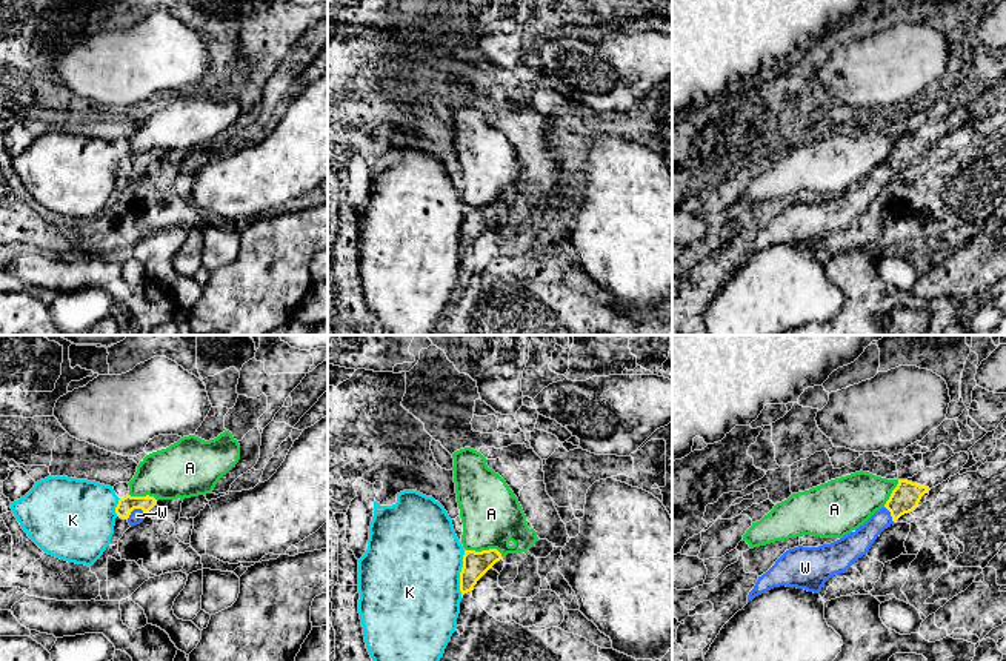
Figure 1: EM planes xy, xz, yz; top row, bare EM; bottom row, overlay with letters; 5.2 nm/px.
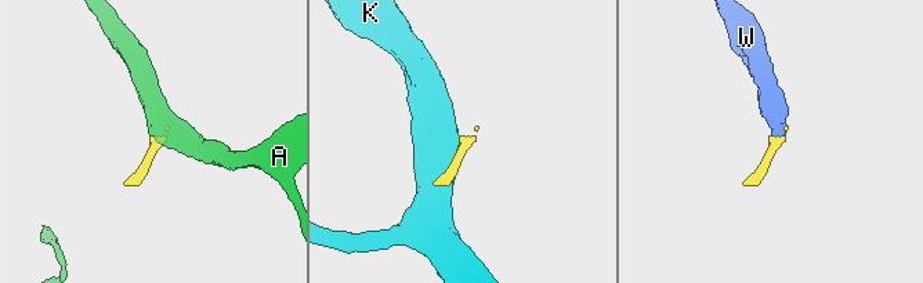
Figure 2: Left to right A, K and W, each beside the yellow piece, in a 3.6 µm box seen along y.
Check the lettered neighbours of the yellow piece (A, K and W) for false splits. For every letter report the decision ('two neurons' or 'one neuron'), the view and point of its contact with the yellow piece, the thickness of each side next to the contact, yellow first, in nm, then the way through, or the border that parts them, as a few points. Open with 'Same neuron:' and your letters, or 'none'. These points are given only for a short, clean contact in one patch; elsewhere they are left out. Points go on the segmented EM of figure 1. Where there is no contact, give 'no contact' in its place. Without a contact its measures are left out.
Same neuron: W
A: two neurons; meets yellow in xz at (485, 551); 140 nm thick on the yellow side, 320 nm on the other; border along xz (466, 549), (496, 549), (502, 555)
K: two neurons; meets yellow in xz at (460, 574); 140 nm thick on the yellow side, 500 nm on the other
W: one neuron; meets yellow in xy at (136, 508); 90 nm thick on the yellow side, 80 nm on the other; runs through xy (126, 504), (136, 508), (137, 515)

